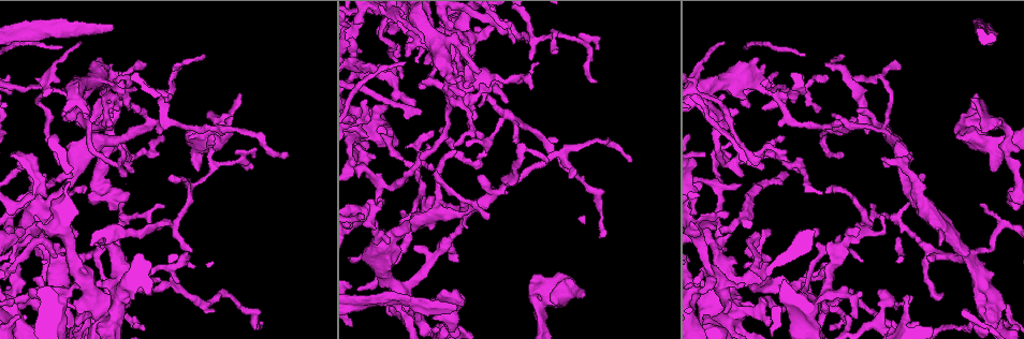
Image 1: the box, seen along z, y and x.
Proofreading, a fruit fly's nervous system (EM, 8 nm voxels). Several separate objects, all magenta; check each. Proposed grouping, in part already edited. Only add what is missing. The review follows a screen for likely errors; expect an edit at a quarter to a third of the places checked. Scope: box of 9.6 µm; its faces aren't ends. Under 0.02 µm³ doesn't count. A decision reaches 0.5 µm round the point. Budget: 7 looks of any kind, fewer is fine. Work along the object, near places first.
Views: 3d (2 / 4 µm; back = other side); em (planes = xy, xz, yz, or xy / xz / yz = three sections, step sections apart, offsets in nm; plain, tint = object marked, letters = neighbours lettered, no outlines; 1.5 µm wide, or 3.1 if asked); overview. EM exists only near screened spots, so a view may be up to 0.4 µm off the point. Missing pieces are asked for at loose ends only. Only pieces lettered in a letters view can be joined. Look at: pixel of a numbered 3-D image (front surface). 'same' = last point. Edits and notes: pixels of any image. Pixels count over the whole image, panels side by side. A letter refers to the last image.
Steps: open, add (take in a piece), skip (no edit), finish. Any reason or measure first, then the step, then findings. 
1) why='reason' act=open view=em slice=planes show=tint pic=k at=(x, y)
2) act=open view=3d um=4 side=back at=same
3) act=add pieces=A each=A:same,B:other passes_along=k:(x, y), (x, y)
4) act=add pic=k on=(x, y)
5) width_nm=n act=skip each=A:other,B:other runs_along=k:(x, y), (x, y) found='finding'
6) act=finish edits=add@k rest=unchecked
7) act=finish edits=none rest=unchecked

why='an open end' act=open view=3d um=2 pic=1 at=(372, 305)

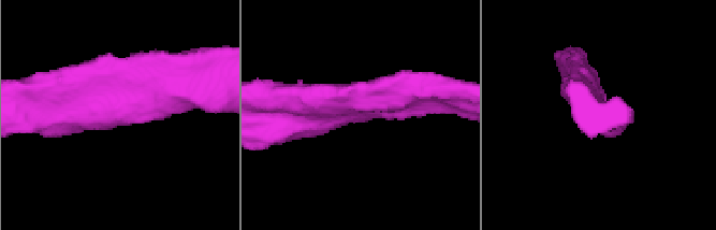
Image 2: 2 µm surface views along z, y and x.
why='need the tissue' act=open view=em slice=planes show=plain pic=2 at=(122, 125)

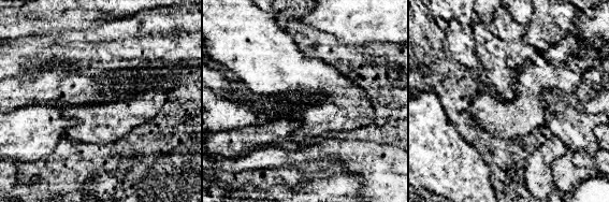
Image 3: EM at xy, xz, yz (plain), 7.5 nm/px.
act=open view=em slice=planes show=letters at=same

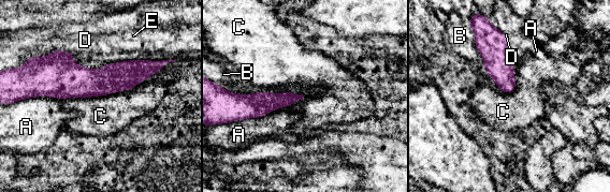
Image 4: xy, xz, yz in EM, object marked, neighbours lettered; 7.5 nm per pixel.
act=skip each=A:other,B:other,C:other,D:other,E:other border=4:(110, 93), (59, 99) found='none of them fits'

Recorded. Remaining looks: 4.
why='an open end' act=open view=em slice=xy step=4 show=tint pic=1 at=(241, 95)

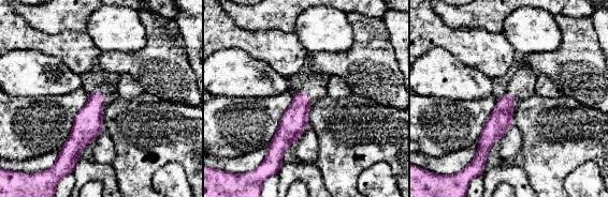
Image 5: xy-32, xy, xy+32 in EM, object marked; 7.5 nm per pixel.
why='cut it another way' act=open view=em slice=planes show=letters at=same

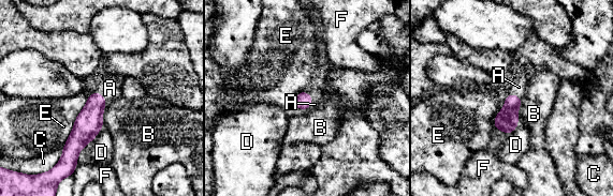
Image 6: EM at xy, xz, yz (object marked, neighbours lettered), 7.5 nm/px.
longest_contact=B:200nm act=add pieces=A each=A:same,B:other,C:other,D:other,E:other,F:other passes_along=6:(506, 120), (515, 95), (519, 87) found='it goes on there'

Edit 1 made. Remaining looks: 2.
act=open view=em slice=planes show=letters pic=1 at=(913, 297)

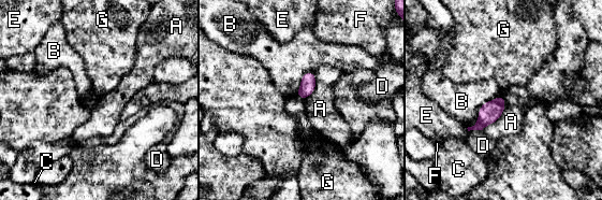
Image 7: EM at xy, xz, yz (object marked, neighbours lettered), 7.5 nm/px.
longest_contact=B:380nm act=skip each=A:other,B:other,C:other,D:other,E:other,F:other,G:other border=7:(313, 72), (314, 89), (304, 99) found='none of them fits'

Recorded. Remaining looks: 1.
act=finish edits=add@6 rest=unchecked

